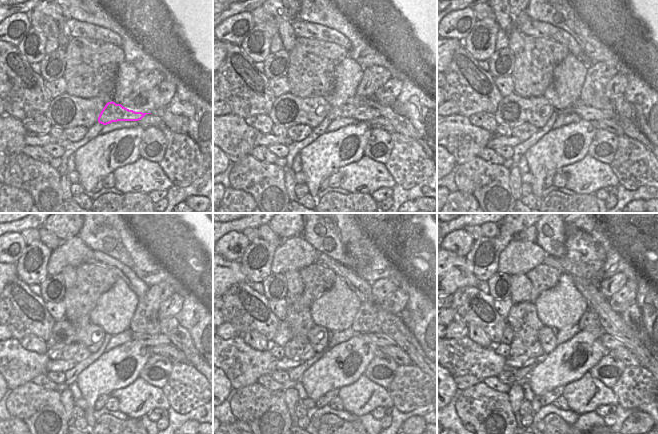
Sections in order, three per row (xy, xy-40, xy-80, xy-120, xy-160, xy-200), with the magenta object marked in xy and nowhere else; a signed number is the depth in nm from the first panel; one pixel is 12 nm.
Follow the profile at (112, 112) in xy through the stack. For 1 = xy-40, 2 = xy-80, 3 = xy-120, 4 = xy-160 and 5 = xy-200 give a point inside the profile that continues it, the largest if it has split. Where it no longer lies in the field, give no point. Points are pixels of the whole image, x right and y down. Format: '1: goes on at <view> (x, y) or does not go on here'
1: goes on at xy-40 (361, 113)
2: goes on at xy-80 (587, 113)
3: goes on at xy-120 (150, 340)
4: goes on at xy-160 (379, 339)
5: goes on at xy-200 (608, 341)

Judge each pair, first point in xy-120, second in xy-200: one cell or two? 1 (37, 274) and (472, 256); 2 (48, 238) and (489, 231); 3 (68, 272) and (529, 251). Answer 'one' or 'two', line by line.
1: one
2: one
3: two

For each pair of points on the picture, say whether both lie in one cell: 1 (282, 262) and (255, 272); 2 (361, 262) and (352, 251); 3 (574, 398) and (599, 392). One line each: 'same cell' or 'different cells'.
1: different cells
2: same cell
3: same cell

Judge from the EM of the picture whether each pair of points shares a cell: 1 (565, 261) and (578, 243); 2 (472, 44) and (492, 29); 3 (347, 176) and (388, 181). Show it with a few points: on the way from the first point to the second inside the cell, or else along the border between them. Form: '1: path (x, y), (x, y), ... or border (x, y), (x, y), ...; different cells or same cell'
1: path (569, 257), (578, 247); same cell
2: path (476, 38), (486, 27); same cell
3: path (357, 176), (378, 176); same cell

